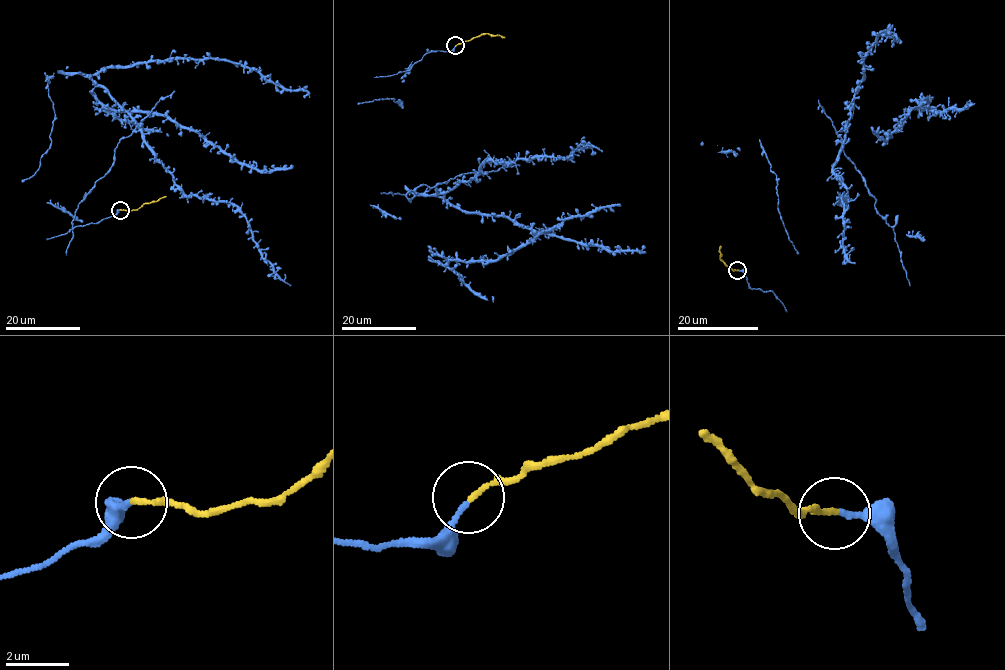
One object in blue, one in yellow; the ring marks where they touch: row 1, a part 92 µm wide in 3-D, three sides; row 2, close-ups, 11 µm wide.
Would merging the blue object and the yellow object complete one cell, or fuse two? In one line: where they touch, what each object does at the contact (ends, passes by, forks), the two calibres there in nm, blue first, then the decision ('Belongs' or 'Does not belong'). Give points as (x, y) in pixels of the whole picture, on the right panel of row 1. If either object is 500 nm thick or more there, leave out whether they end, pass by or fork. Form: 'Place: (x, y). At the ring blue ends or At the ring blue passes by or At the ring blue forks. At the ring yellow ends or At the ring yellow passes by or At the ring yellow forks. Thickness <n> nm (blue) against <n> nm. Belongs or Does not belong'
Place: (737, 270). At the ring blue ends. At the ring yellow ends. Thickness 180 nm (blue) against 160 nm. Belongs

